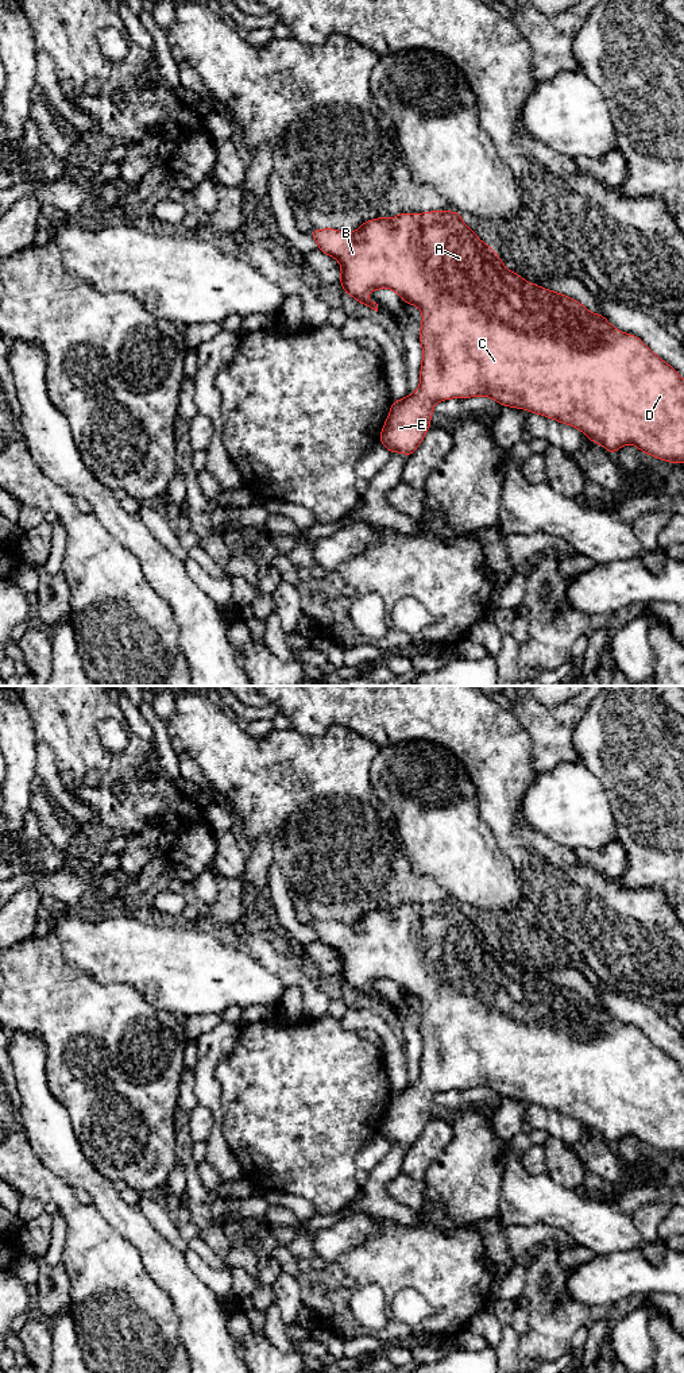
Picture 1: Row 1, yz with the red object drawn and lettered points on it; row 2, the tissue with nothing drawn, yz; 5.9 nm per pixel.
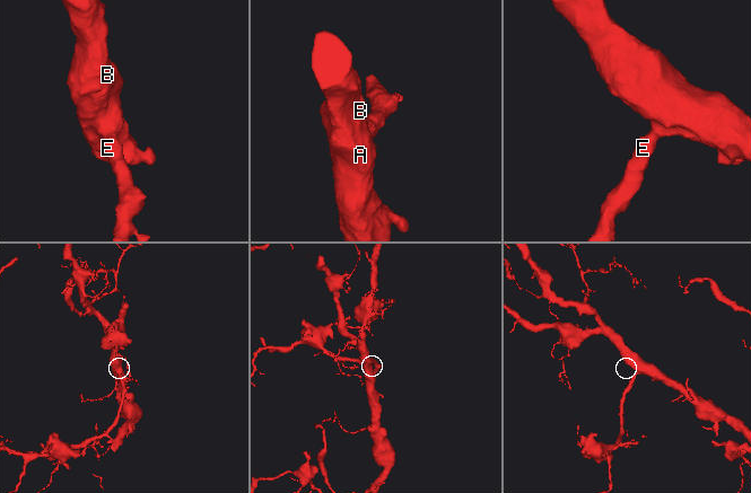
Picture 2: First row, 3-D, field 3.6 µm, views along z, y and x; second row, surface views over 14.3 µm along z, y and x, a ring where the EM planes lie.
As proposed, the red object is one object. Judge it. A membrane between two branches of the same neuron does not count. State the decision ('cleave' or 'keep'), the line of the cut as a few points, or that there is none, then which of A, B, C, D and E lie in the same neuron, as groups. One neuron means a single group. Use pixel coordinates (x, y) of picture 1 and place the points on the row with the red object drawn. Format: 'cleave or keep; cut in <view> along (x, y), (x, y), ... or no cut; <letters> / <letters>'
keep; no cut; A B C D E

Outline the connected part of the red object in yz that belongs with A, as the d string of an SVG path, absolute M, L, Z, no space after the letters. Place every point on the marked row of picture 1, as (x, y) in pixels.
M430 211L425 213L401 213L391 219L376 217L363 223L355 232L347 234L335 228L312 230L310 234L318 250L333 257L341 266L340 282L344 292L360 304L378 312L378 304L367 298L372 290L389 288L405 302L416 305L422 313L420 342L422 346L422 362L420 371L420 387L406 398L393 401L390 414L382 428L379 441L393 454L406 454L407 458L424 440L430 428L433 408L437 402L449 398L469 398L486 396L503 406L525 409L557 420L561 424L580 429L591 441L602 444L610 454L614 454L626 444L633 444L645 454L671 463L684 462L684 379L679 373L656 355L638 336L623 333L611 325L602 313L594 315L579 301L548 290L542 286L526 282L523 277L505 267L502 259L461 220L460 212Z

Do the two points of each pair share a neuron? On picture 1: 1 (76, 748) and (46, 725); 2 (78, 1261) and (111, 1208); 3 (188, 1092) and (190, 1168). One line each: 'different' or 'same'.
1: same
2: different
3: same

